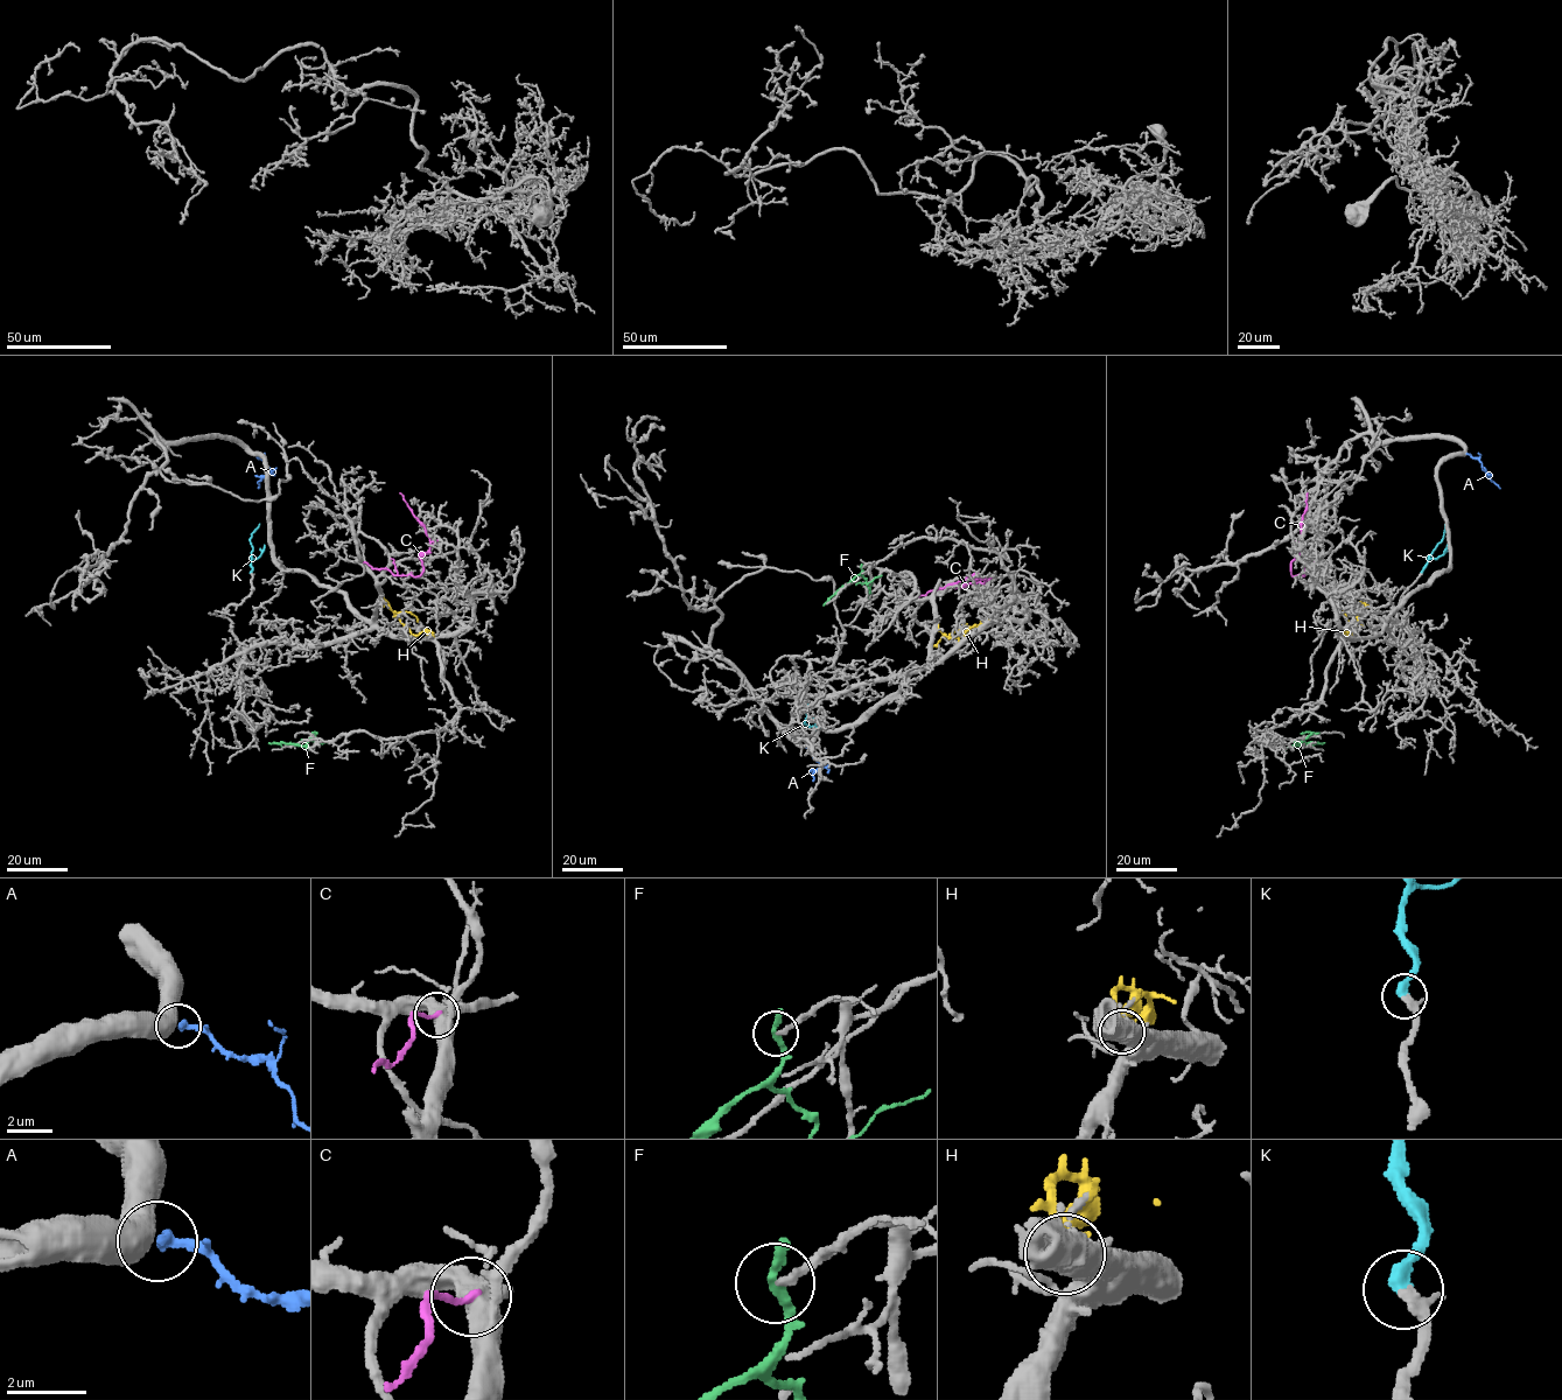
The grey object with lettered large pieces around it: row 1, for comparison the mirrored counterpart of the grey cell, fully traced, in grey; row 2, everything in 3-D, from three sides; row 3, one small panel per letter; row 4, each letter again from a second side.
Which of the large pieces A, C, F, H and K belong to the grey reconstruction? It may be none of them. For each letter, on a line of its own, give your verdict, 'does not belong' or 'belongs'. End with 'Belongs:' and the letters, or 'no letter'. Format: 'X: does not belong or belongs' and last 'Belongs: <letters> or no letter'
A: does not belong
C: does not belong
F: does not belong
H: does not belong
K: belongs
Belongs: K

